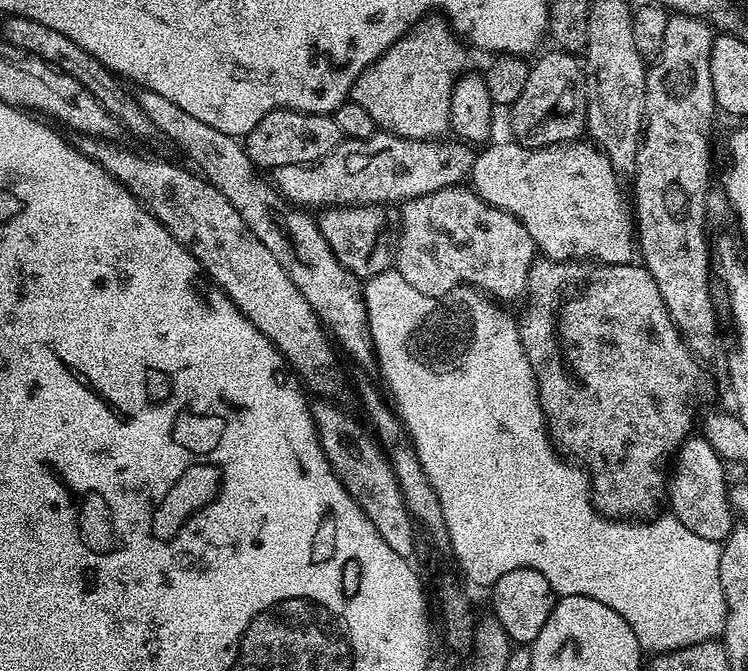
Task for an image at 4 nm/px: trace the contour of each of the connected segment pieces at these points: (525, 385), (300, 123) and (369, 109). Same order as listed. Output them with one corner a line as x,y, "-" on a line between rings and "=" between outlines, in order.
389,270
380,272
377,276
376,274
377,272
369,275
363,285
364,305
368,311
376,364
378,369
380,368
381,378
384,379
383,387
386,392
388,387
387,395
394,405
394,411
412,438
412,447
415,448
426,470
426,478
434,486
438,502
442,502
442,514
446,518
446,530
450,534
450,551
456,555
461,570
468,572
470,579
477,580
485,586
496,584
498,578
502,578
502,574
510,574
510,570
538,570
538,574
542,574
550,582
557,597
585,596
594,598
594,602
602,602
602,606
610,606
610,610
618,610
618,614
626,618
630,630
634,630
641,649
648,654
673,652
691,644
701,644
723,637
728,607
720,581
721,545
714,540
698,538
694,530
686,530
684,523
671,514
657,515
647,522
633,522
628,518
609,518
597,510
592,503
592,486
587,471
558,454
553,445
548,434
548,421
544,419
544,411
540,405
540,389
536,386
536,375
524,353
519,327
500,309
503,307
497,306
485,293
471,286
455,288
453,292
441,298
427,296
414,290
414,286
410,286
410,282
406,282
406,278
402,278
398,271
=
276,108
268,112
266,118
254,126
254,130
248,132
243,146
257,169
271,170
291,164
314,164
323,156
329,156
340,145
341,139
335,115
=
429,14
357,78
351,99
374,118
377,129
411,140
443,137
449,131
450,102
457,75
469,67
467,51
445,17

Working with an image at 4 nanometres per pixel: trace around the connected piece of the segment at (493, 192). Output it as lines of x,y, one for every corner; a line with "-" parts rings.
515,142
489,143
472,163
470,187
493,208
517,216
547,259
565,259
565,236
580,247
581,257
598,257
602,264
629,263
630,256
624,252
634,248
633,213
624,209
618,173
608,156
595,143
584,143
534,149

